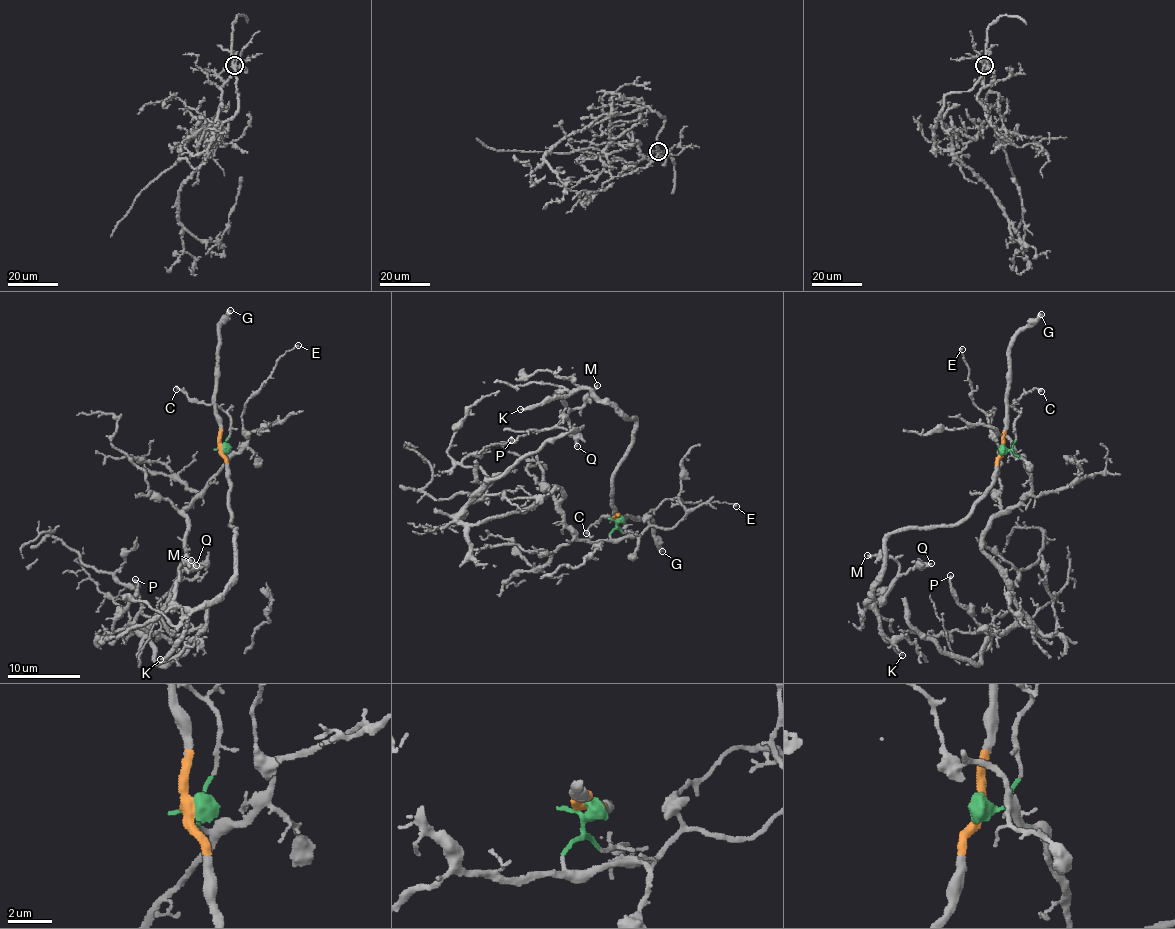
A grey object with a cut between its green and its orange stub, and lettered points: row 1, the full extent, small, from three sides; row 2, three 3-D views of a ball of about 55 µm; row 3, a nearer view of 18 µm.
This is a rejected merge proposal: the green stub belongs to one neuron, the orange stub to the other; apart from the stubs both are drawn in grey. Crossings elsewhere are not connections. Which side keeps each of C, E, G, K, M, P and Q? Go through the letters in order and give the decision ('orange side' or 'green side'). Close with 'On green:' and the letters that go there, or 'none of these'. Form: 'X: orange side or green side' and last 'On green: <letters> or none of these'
C: green side
E: green side
G: orange side
K: orange side
M: orange side
P: green side
Q: orange side
On green: C, E, P

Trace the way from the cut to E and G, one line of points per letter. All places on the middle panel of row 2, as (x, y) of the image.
E: (617, 518), (610, 535), (622, 539), (637, 536), (646, 529), (647, 514), (668, 499), (719, 501), (736, 507)
G: (617, 518), (651, 518), (658, 548), (662, 551)

